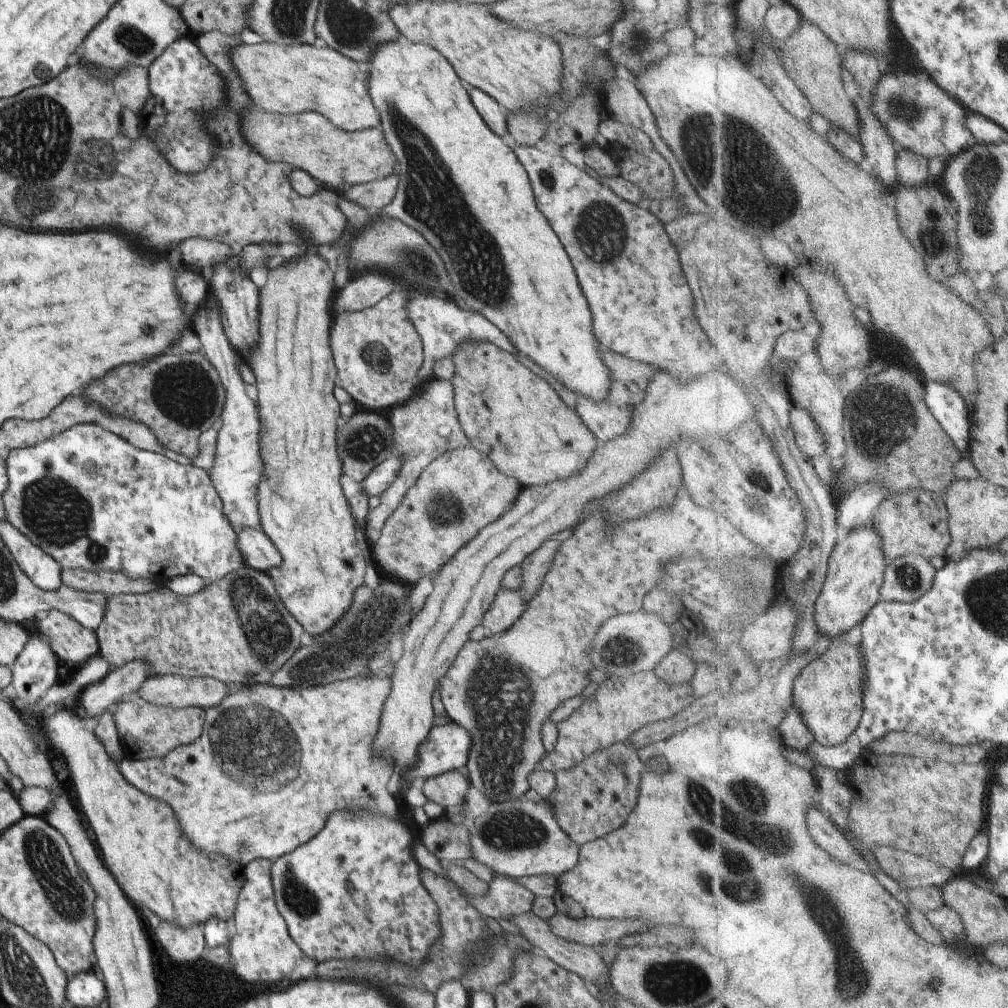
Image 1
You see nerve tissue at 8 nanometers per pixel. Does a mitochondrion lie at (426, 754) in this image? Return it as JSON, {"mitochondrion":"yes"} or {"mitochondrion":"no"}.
{"mitochondrion":"no"}

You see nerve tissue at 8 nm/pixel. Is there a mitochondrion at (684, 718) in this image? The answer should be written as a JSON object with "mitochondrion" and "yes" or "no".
{"mitochondrion":"no"}

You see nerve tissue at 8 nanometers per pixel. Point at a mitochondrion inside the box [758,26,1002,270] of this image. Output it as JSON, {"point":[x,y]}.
{"point":[904,108]}

